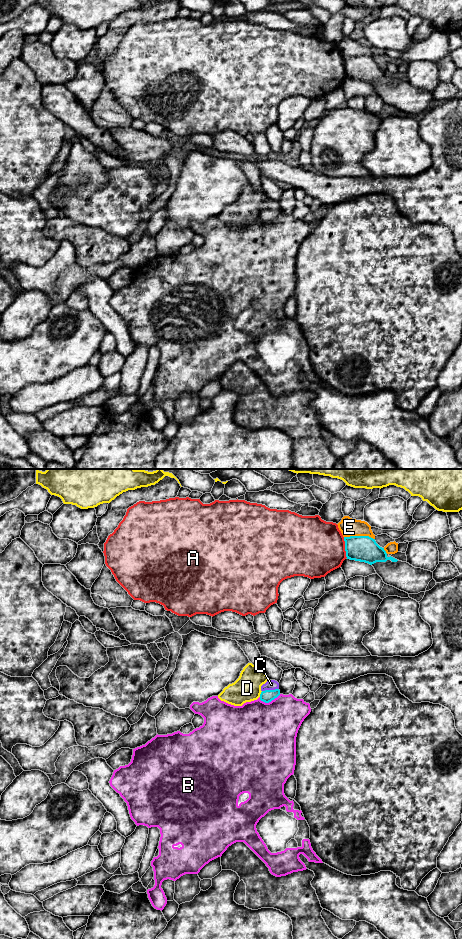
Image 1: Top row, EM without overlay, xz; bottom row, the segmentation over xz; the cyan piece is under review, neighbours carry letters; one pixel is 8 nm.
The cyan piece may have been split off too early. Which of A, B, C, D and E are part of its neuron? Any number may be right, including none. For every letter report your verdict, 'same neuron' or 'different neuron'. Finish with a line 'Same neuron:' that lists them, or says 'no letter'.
A: different neuron
B: different neuron
C: same neuron
D: different neuron
E: different neuron
Same neuron: C

